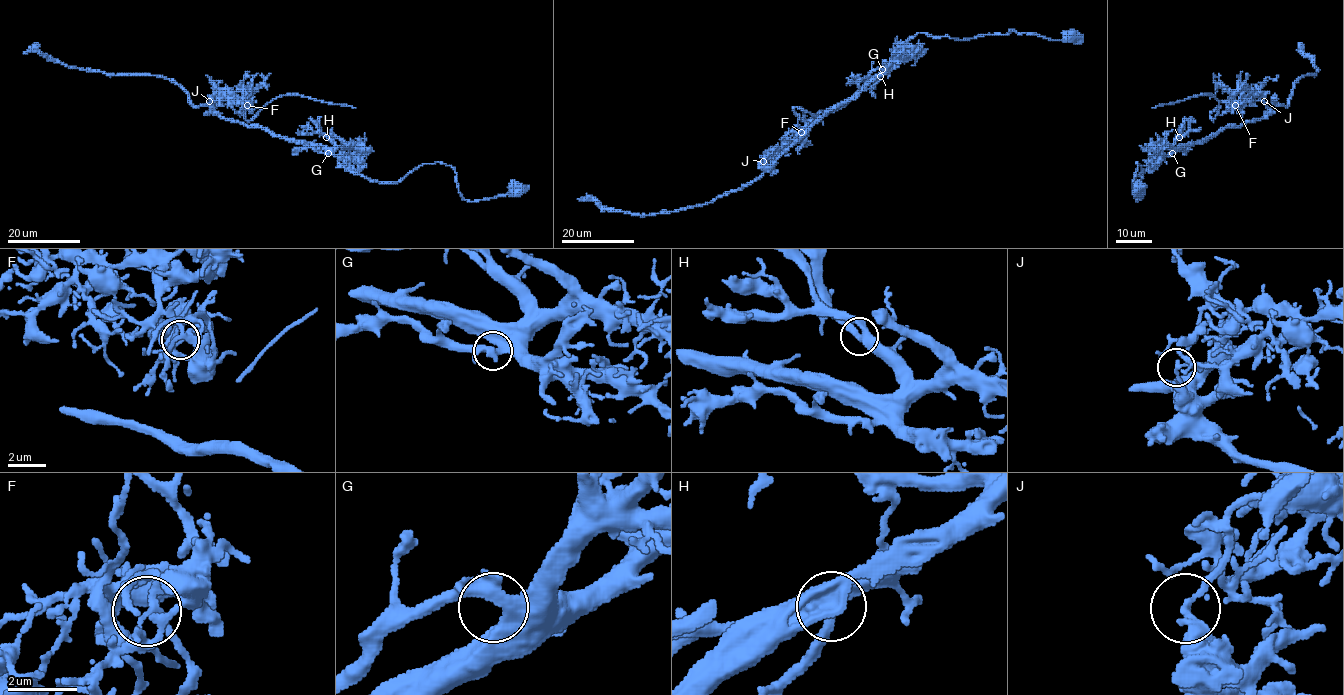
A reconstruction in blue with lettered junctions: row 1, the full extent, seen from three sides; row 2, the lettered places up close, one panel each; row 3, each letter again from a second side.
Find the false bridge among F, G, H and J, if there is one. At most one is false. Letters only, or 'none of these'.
J

